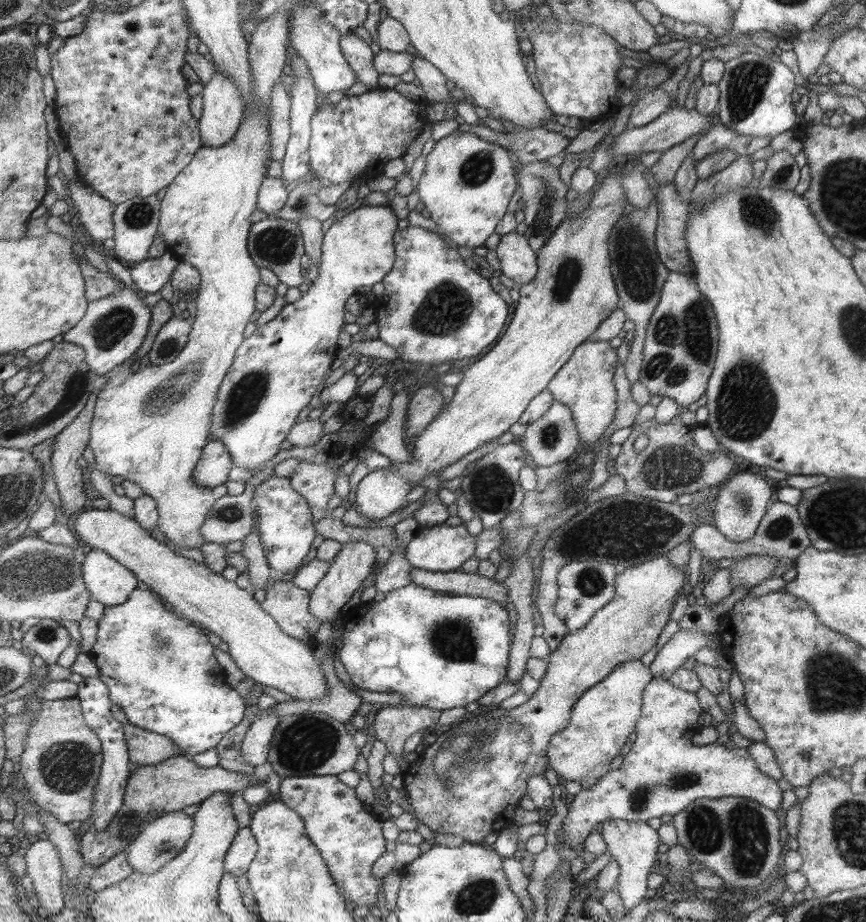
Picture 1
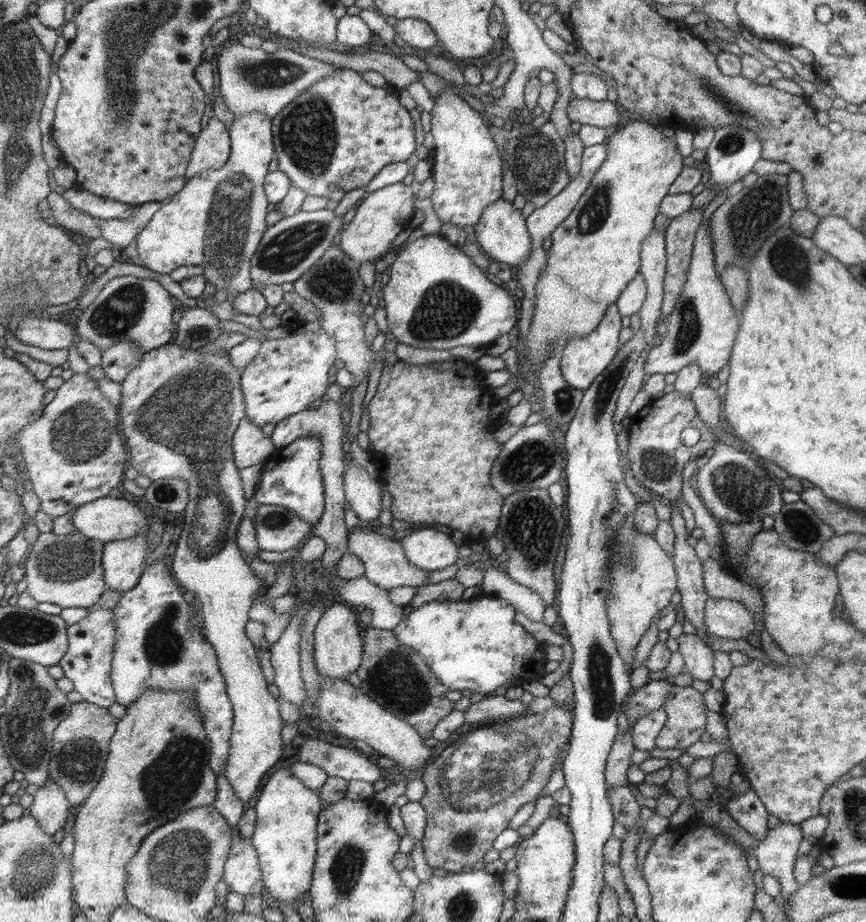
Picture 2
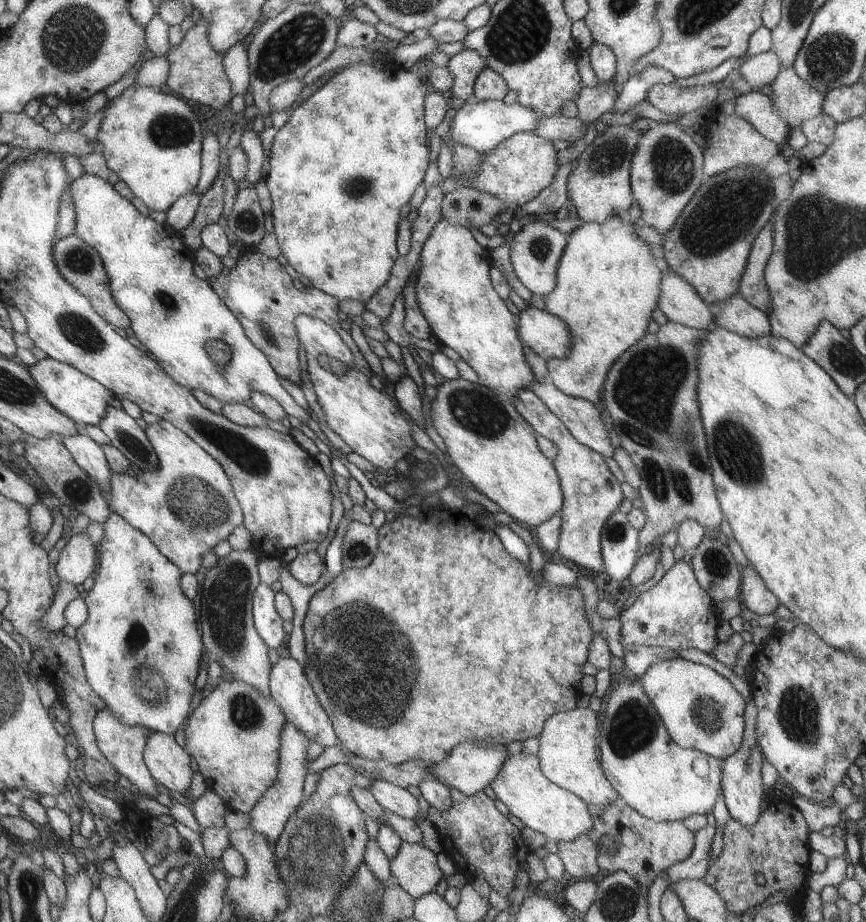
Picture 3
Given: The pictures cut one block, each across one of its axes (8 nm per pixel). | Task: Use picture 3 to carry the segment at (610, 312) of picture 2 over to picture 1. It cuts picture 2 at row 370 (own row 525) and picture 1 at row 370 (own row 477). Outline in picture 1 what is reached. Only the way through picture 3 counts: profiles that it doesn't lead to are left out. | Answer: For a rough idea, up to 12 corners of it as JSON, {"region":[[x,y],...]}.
{"region":[[588,339],[547,386],[581,451],[614,419],[616,350]]}

